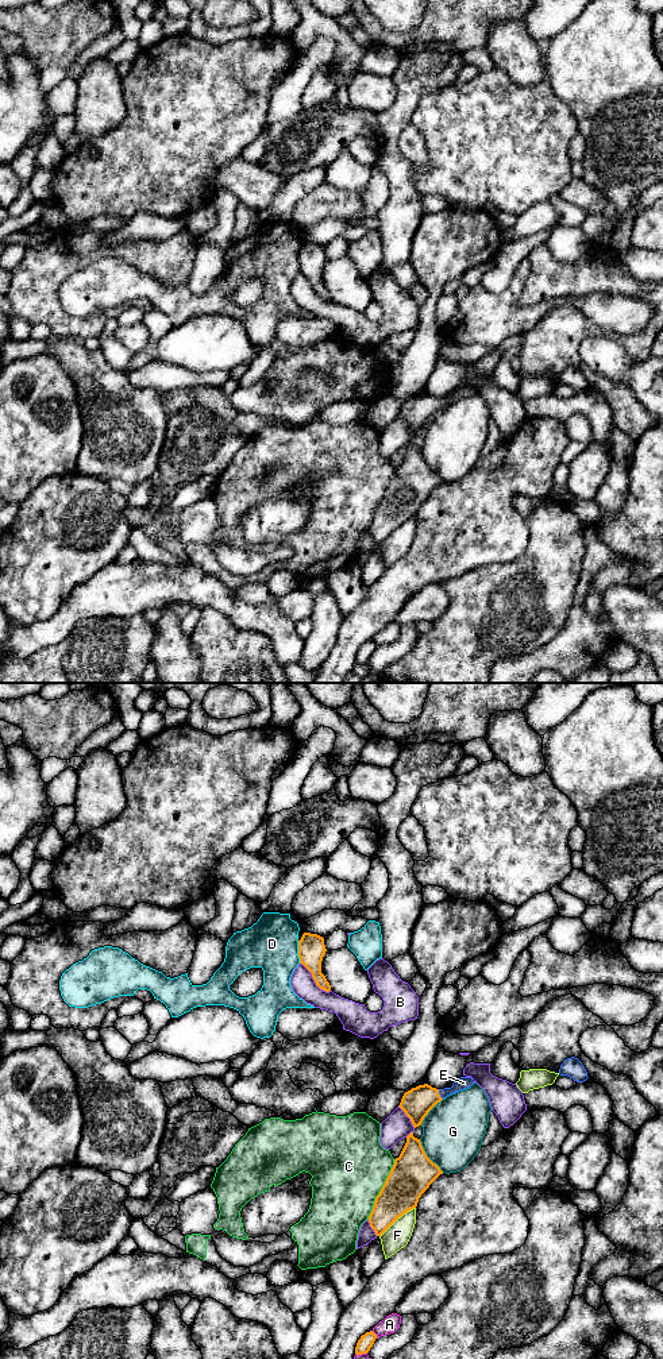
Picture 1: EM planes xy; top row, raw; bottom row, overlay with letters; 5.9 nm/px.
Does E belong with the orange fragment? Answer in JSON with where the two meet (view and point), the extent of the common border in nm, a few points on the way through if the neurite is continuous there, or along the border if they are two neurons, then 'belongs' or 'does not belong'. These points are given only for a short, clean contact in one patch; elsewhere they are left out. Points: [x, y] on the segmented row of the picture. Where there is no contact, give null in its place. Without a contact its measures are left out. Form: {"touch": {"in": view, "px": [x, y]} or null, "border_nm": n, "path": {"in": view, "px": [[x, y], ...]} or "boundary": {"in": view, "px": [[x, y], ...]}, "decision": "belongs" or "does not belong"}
{"touch": {"in": "xy", "px": [439, 1095]}, "border_nm": 70, "path": {"in": "xy", "px": [[416, 1103], [424, 1097], [439, 1095], [463, 1083]]}, "decision": "belongs"}

